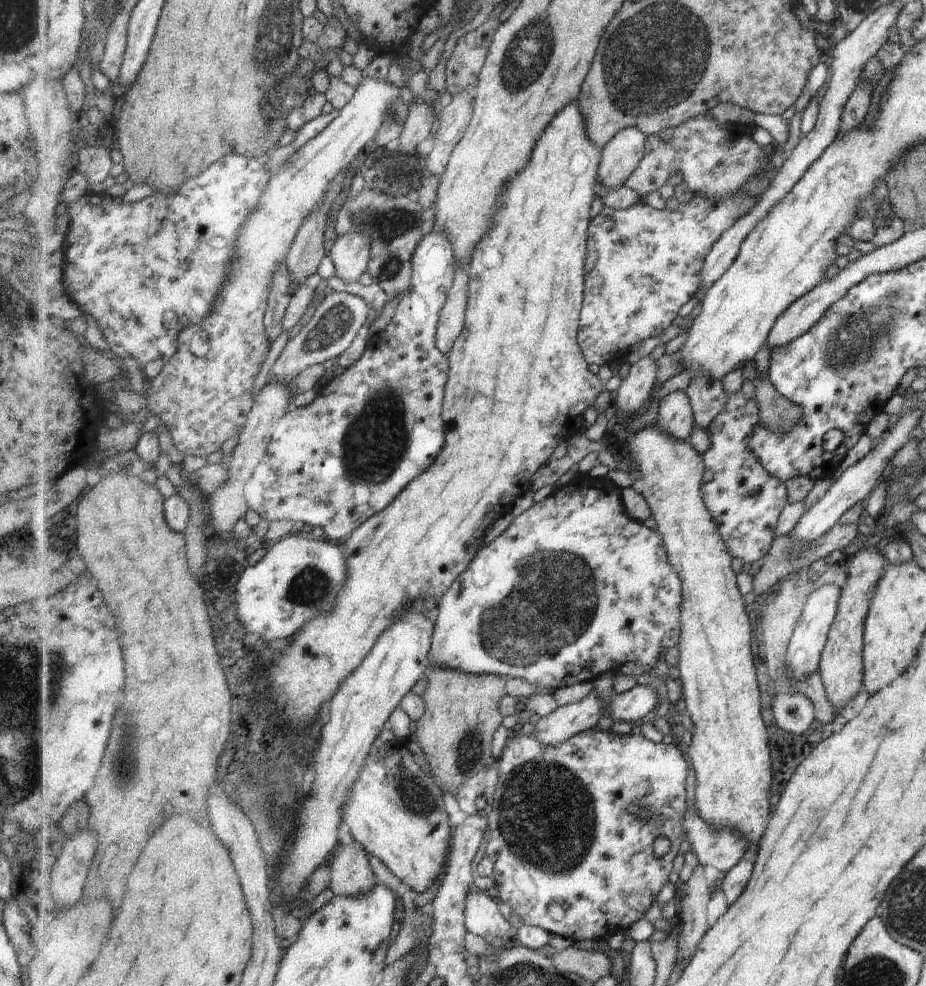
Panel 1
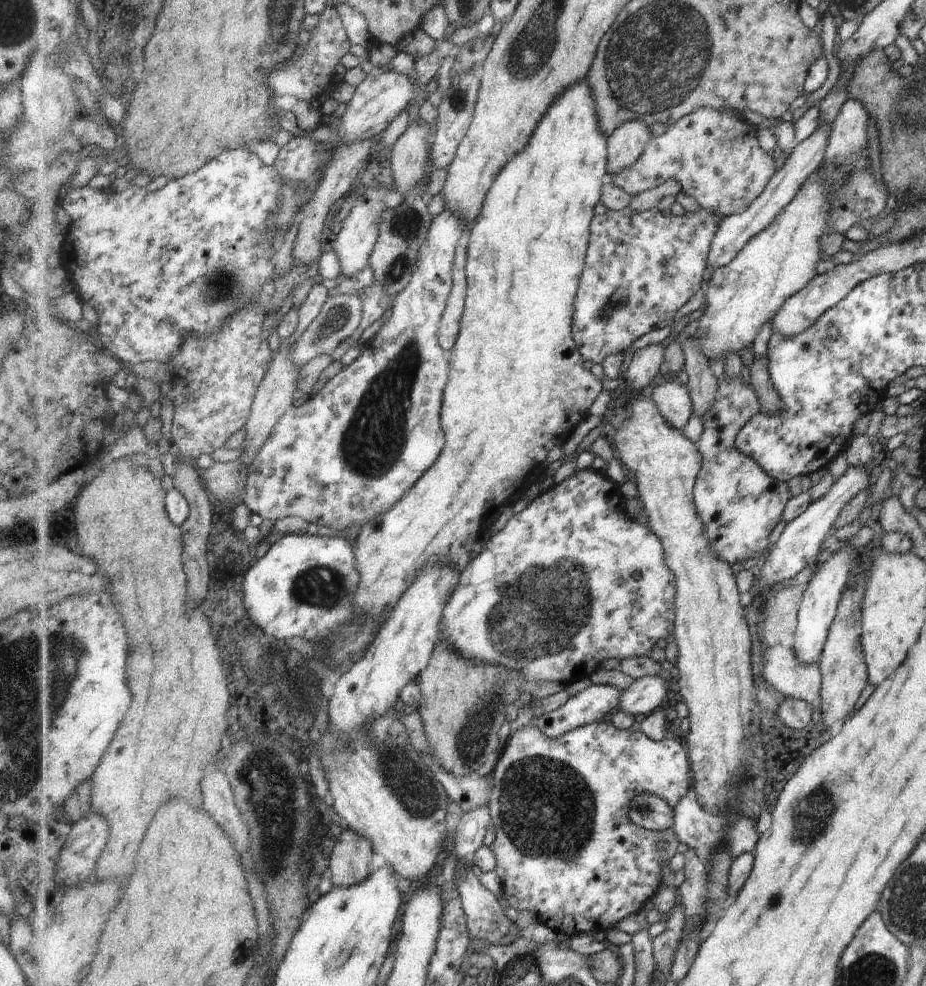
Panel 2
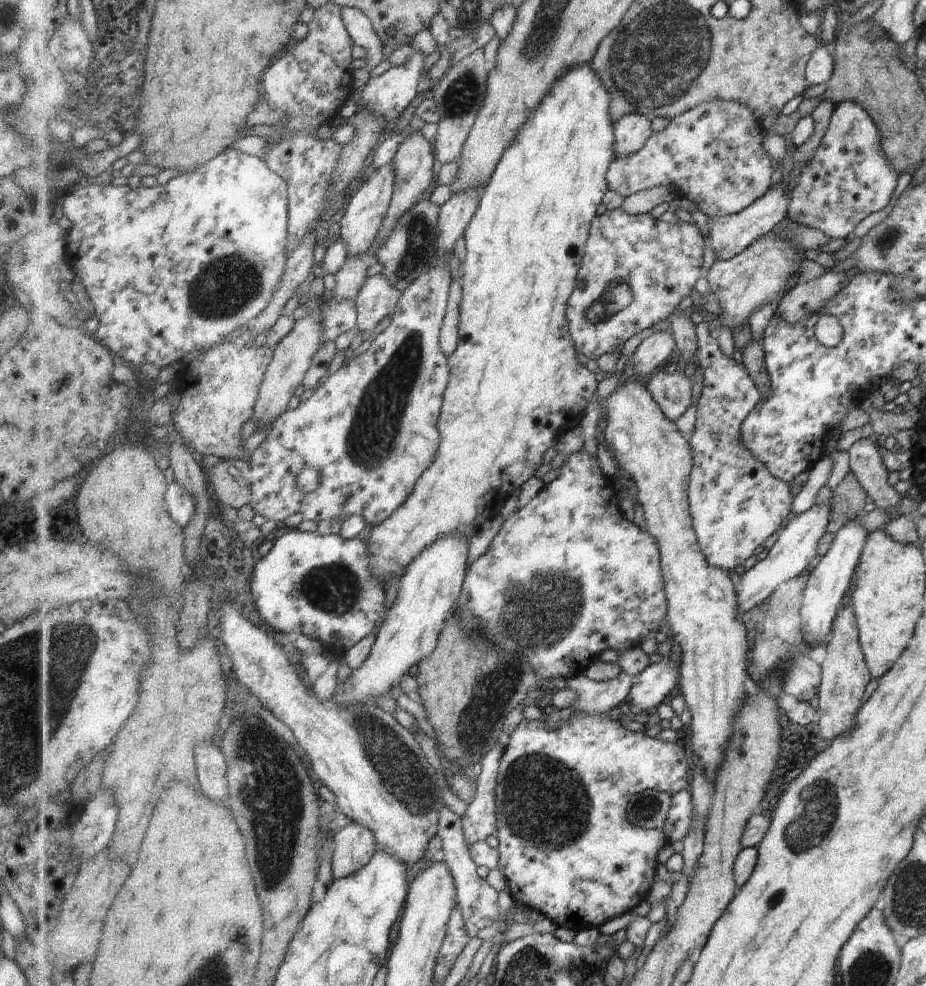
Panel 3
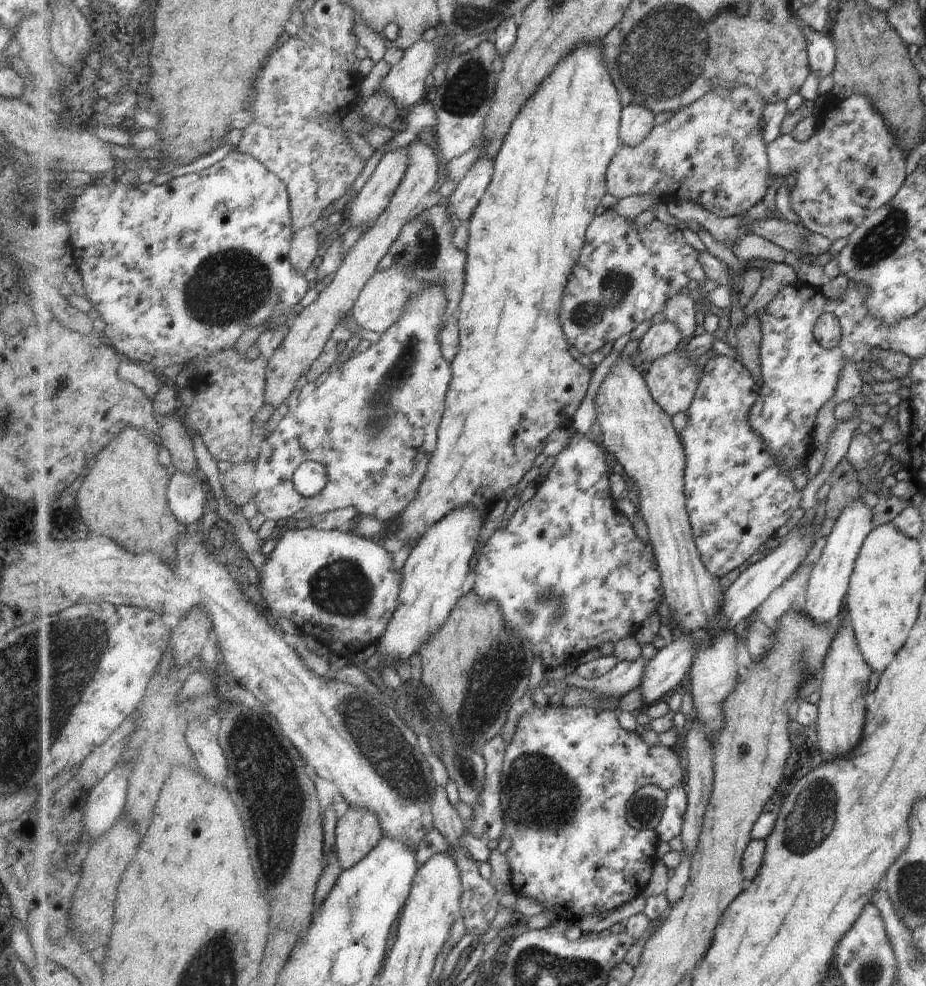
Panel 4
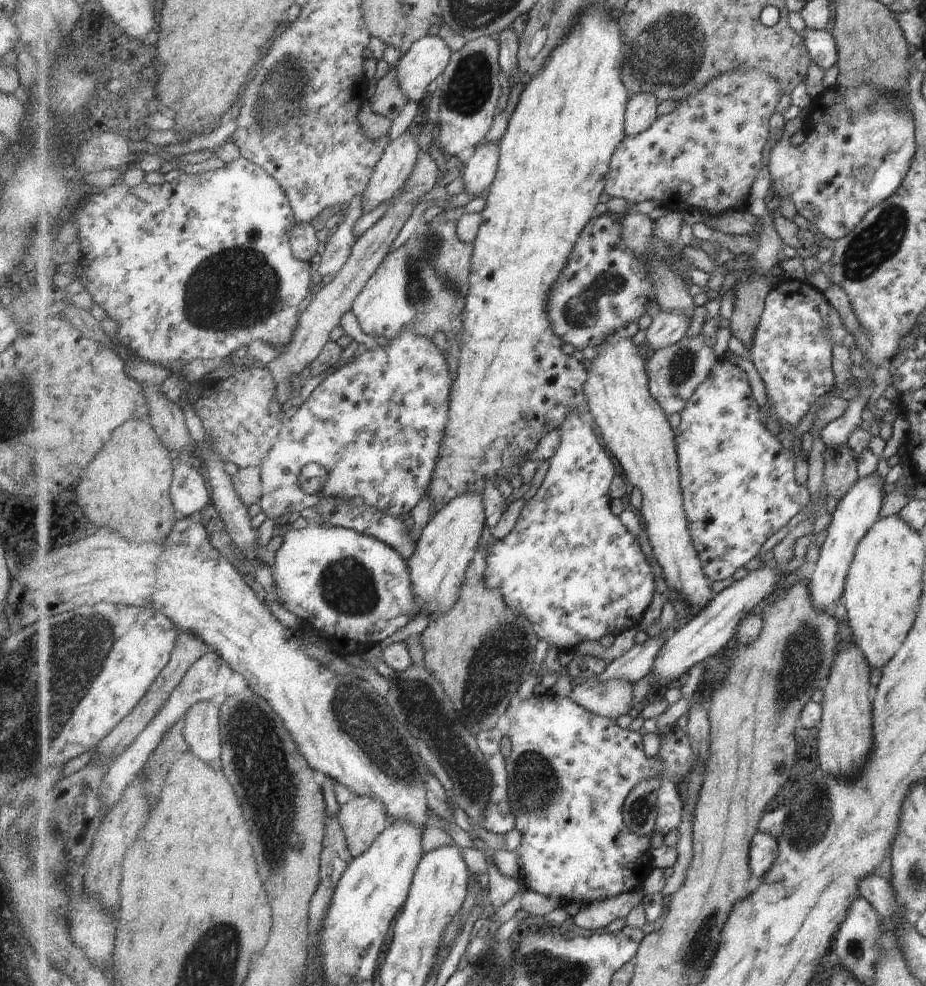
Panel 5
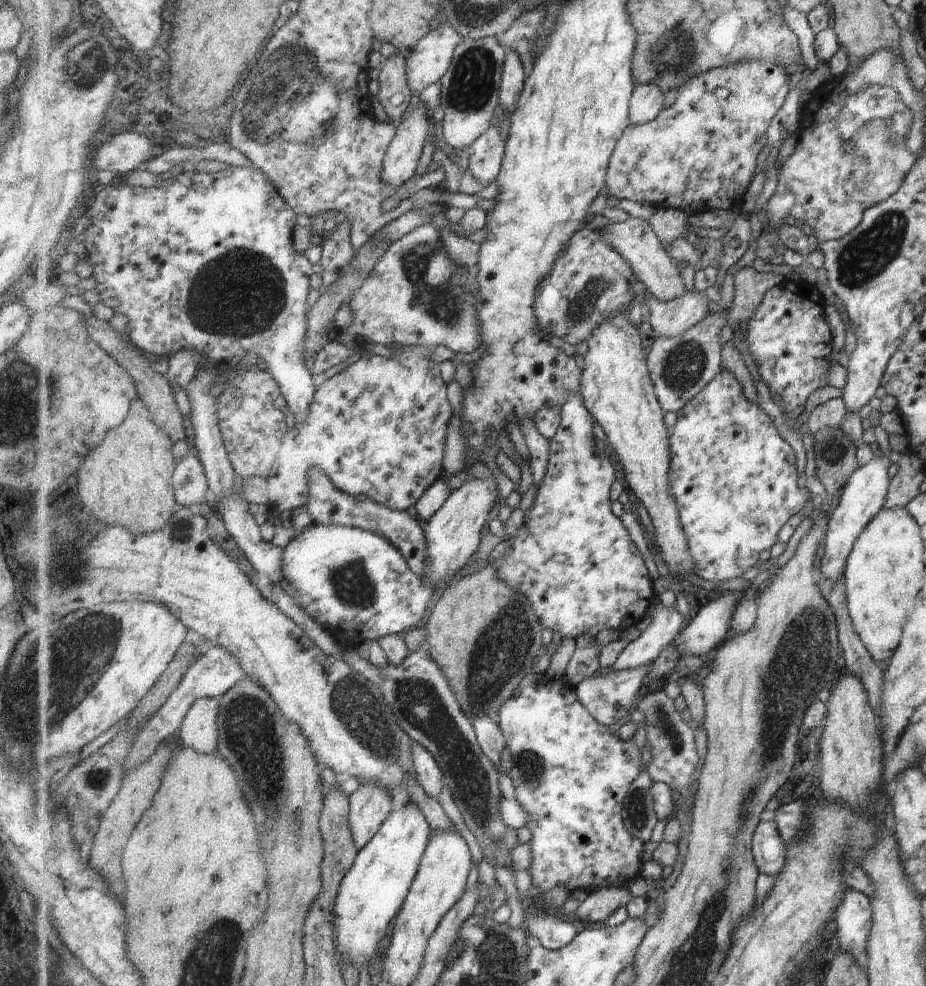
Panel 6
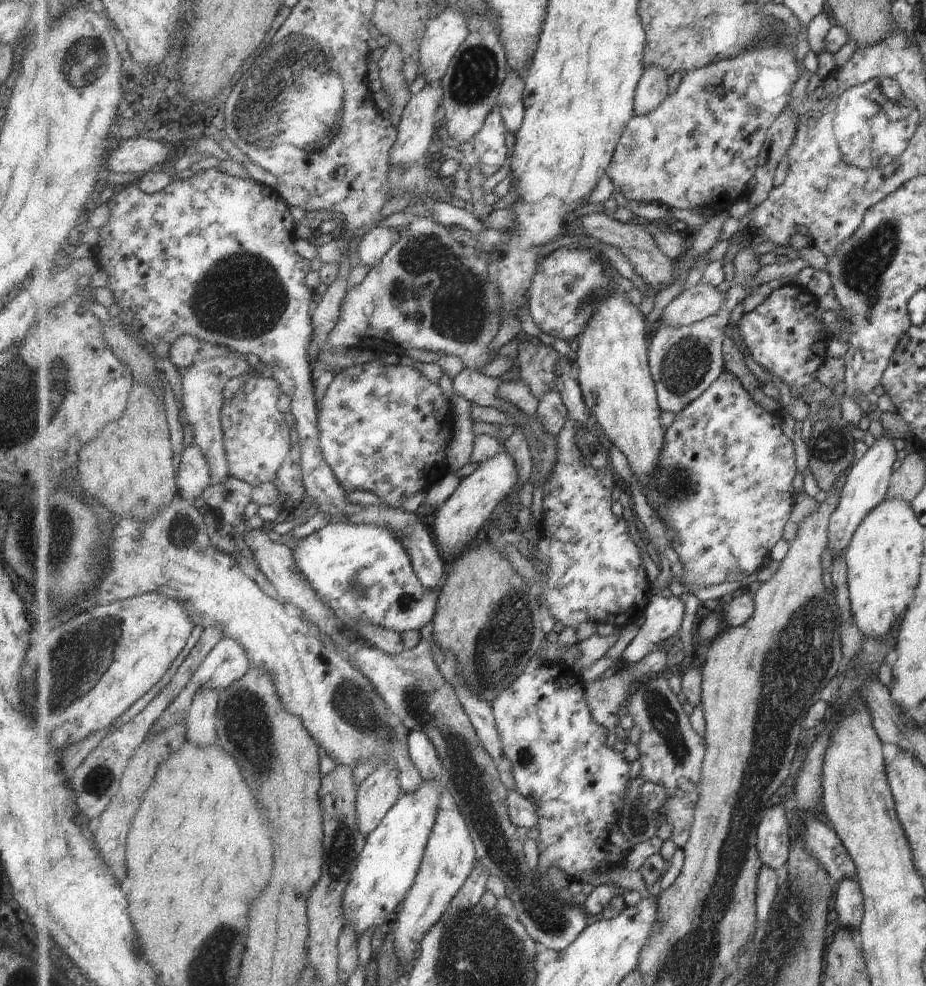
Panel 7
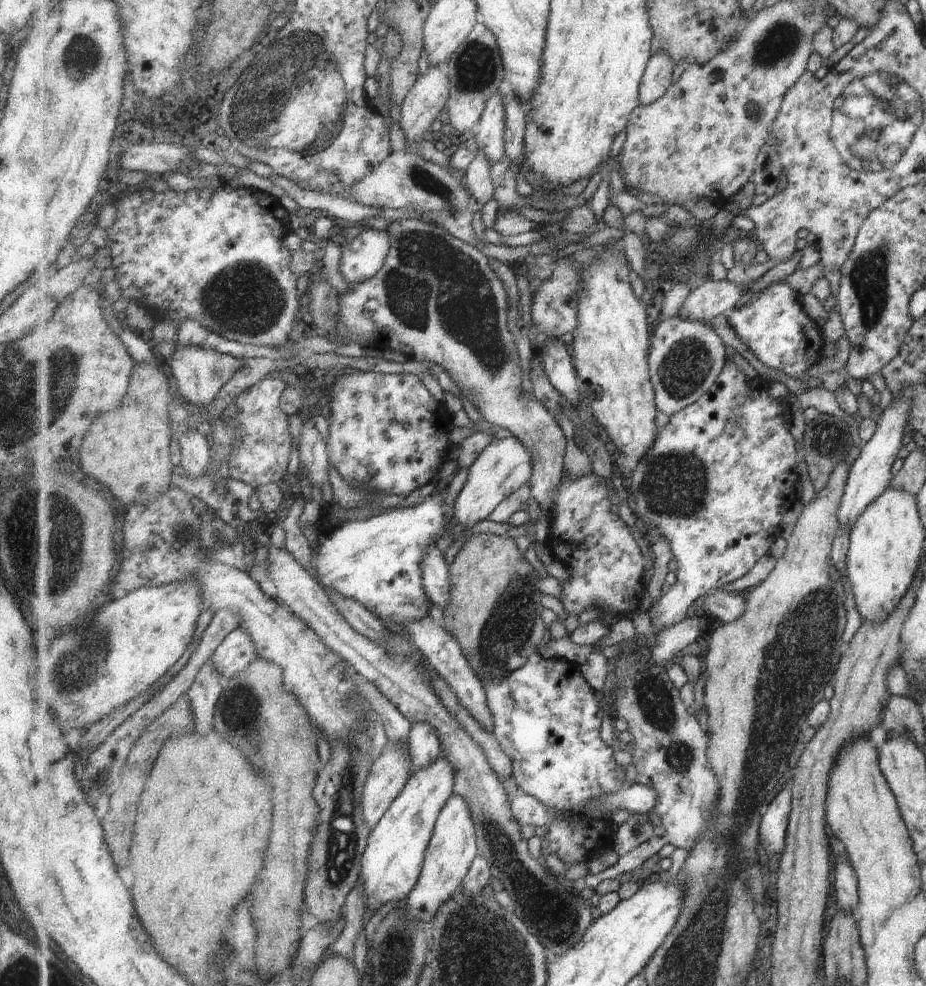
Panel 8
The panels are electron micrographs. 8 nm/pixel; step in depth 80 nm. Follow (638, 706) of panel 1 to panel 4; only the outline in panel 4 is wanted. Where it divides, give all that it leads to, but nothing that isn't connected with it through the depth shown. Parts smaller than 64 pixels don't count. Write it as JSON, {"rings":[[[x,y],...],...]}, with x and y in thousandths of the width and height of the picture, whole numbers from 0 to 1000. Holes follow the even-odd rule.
{"rings":[[[739,642],[730,650],[711,660],[700,671],[691,694],[691,704],[697,716],[722,706],[731,696],[739,696],[743,680],[752,664],[752,656],[745,644]]]}

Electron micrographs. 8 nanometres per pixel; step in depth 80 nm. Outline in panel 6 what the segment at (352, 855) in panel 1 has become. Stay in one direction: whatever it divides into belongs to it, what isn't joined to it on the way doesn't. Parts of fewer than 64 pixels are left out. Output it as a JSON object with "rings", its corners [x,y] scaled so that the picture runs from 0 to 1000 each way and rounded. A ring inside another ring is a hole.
{"rings":[[[400,794],[390,796],[377,807],[377,834],[386,860],[394,860],[422,828],[424,805],[415,798]]]}

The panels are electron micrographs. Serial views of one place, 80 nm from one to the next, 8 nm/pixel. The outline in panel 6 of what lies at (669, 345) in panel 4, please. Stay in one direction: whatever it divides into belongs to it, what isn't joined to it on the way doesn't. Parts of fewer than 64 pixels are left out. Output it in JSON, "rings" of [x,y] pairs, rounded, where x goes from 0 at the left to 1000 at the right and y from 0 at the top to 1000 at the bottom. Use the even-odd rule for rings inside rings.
{"rings":[[[697,294],[698,306],[701,309],[703,330],[702,342],[705,347],[733,341],[746,335],[766,319],[765,304],[761,297],[749,294],[737,301],[715,307]]]}

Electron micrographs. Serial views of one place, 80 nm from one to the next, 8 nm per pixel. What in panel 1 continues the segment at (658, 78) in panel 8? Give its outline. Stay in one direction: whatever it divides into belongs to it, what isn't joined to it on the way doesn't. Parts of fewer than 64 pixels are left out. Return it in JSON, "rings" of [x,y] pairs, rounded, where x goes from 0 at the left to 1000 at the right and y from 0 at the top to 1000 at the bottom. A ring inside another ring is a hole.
{"rings":[[[675,131],[662,140],[650,152],[650,163],[646,172],[647,188],[657,192],[675,190],[678,181],[697,160],[697,143],[690,131]]]}

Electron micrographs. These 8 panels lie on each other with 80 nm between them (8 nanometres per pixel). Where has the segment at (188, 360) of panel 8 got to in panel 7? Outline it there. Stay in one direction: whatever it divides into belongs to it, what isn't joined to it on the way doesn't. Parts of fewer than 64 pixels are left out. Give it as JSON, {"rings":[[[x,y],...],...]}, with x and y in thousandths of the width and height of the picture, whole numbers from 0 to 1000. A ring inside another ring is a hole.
{"rings":[[[256,361],[234,362],[211,368],[195,380],[197,412],[201,418],[200,427],[207,432],[208,448],[220,460],[224,473],[227,475],[228,492],[244,488],[248,481],[248,471],[242,451],[242,436],[238,418],[241,408],[241,394],[243,389],[254,383],[272,377],[274,364],[258,364]]]}

